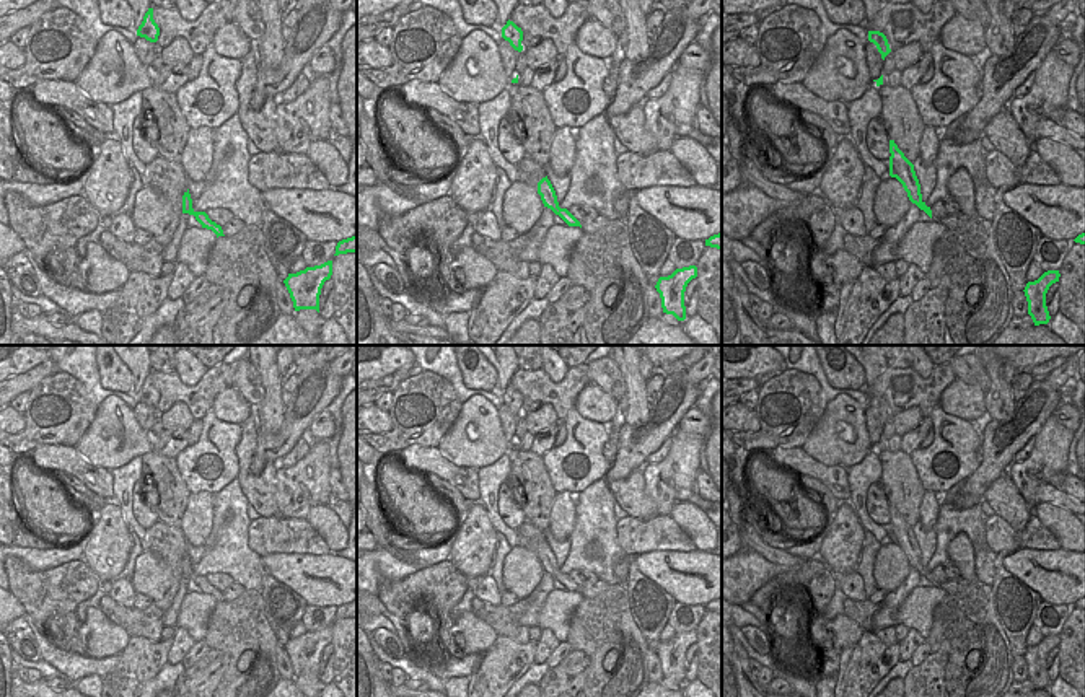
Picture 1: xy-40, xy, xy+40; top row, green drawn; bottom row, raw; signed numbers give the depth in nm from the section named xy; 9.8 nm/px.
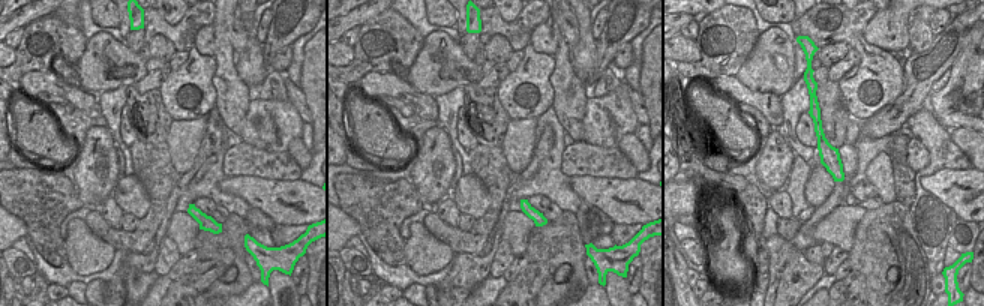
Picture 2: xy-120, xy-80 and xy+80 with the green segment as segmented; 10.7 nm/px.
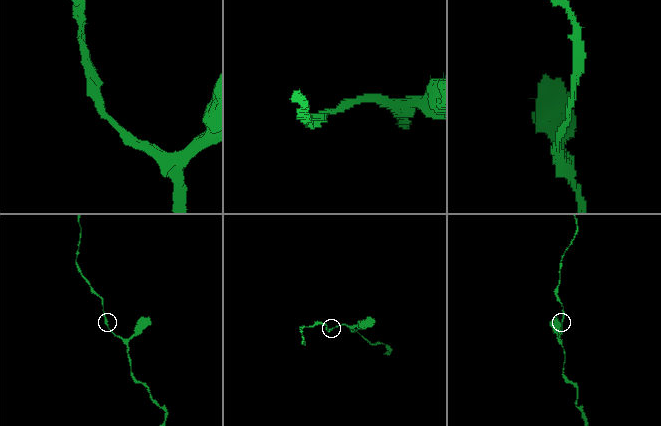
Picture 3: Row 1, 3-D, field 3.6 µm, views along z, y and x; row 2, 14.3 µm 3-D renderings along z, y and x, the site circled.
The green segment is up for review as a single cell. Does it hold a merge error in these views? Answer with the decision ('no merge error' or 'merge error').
no merge error

